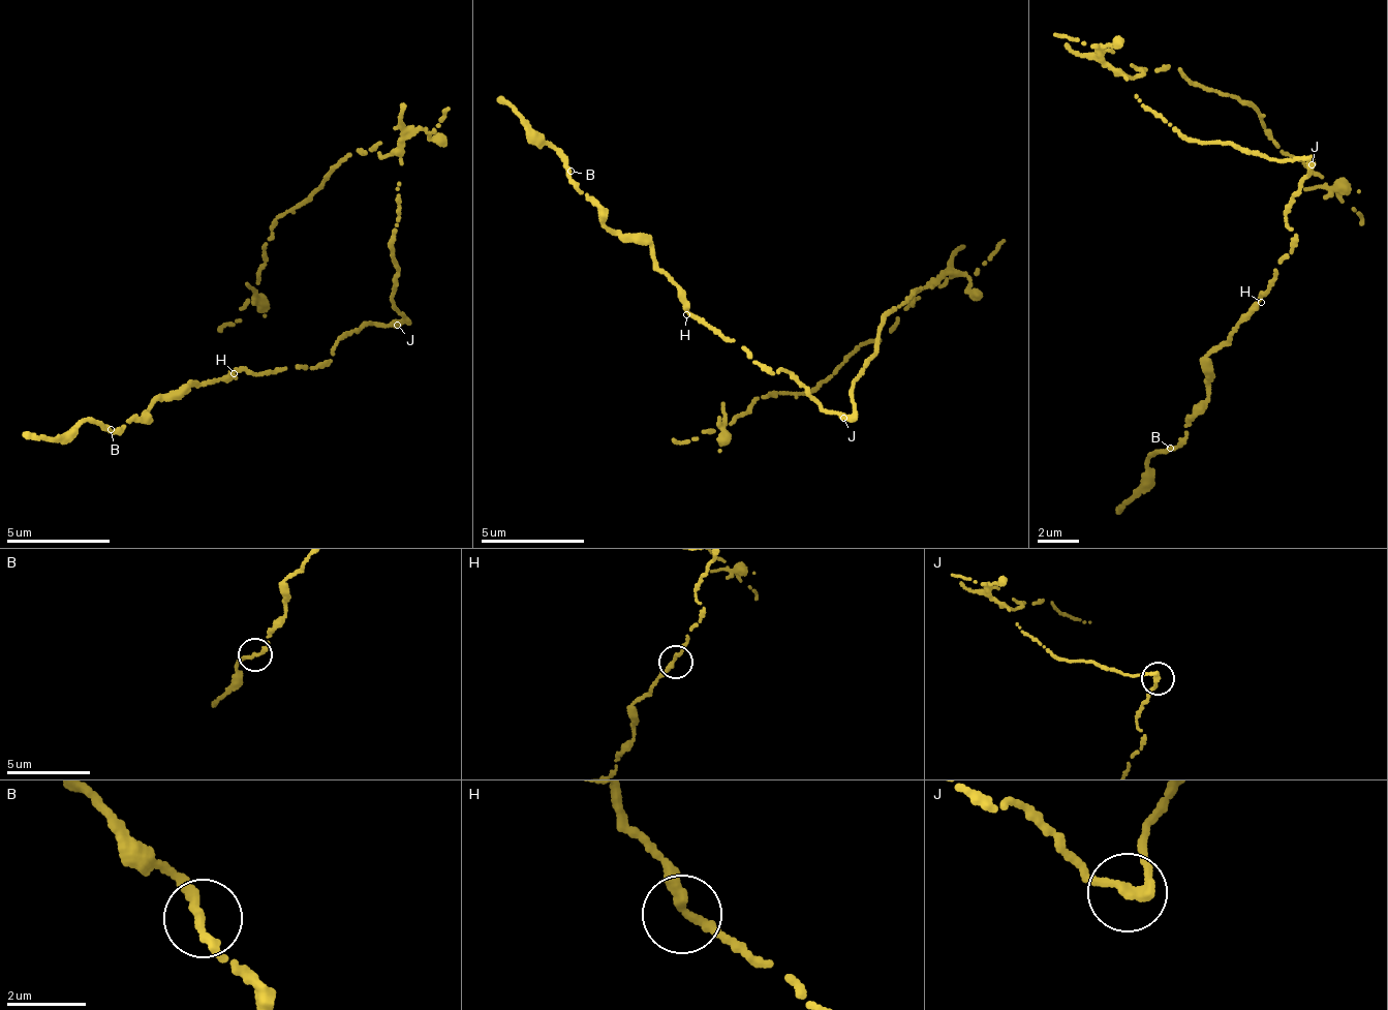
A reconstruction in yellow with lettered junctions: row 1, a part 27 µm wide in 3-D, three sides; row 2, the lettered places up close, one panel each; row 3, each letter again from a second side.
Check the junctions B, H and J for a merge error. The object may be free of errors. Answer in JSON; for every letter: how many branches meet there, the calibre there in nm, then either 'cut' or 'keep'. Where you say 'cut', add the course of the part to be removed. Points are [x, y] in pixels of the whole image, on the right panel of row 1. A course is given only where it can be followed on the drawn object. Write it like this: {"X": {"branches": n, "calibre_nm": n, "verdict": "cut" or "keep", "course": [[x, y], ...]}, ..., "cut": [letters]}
{"B": {"branches": 2, "calibre_nm": 240, "verdict": "keep"}, "H": {"branches": 2, "calibre_nm": 280, "verdict": "keep"}, "J": {"branches": 2, "calibre_nm": 260, "verdict": "cut", "course": [[1311, 162], [1186, 143], [1135, 96], [1124, 73], [1180, 71], [1247, 101], [1359, 224]]}, "cut": ["J"]}

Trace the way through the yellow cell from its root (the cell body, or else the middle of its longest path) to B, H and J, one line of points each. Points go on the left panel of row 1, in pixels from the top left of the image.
B: (395, 296), (403, 322), (368, 325), (335, 341), (314, 366), (271, 374), (245, 369), (198, 380), (111, 429)
H: (395, 296), (403, 322), (368, 325), (335, 341), (314, 366), (234, 373)
J: (395, 296), (391, 303), (406, 314), (403, 322), (398, 323)

